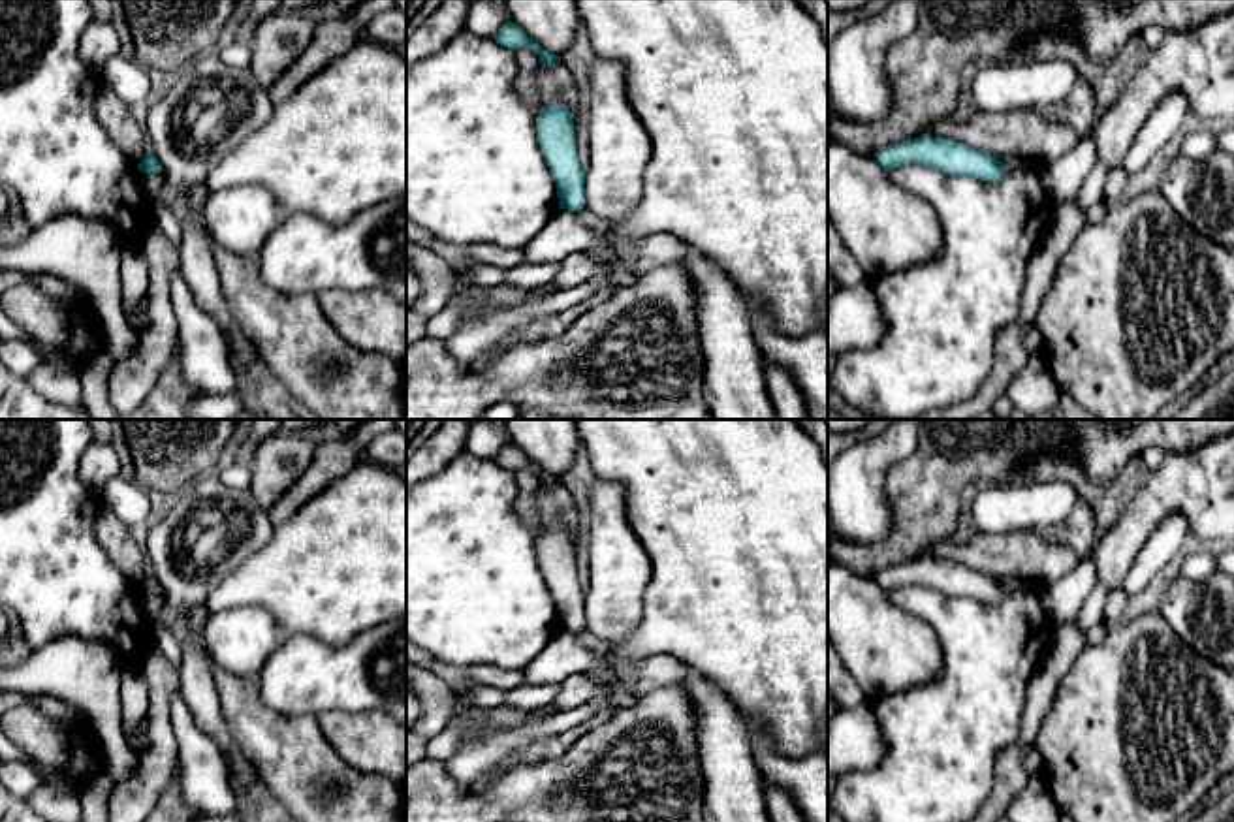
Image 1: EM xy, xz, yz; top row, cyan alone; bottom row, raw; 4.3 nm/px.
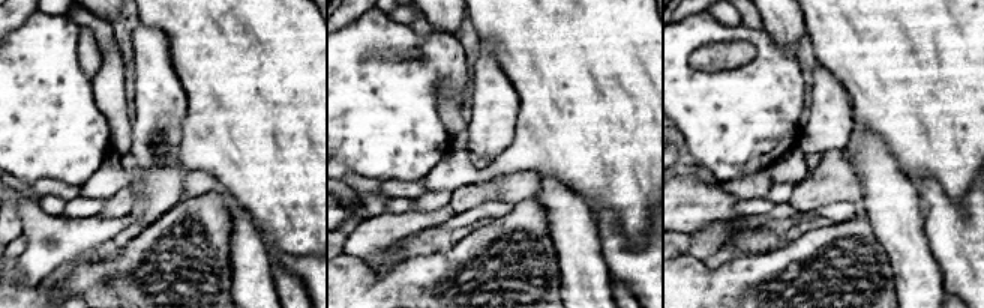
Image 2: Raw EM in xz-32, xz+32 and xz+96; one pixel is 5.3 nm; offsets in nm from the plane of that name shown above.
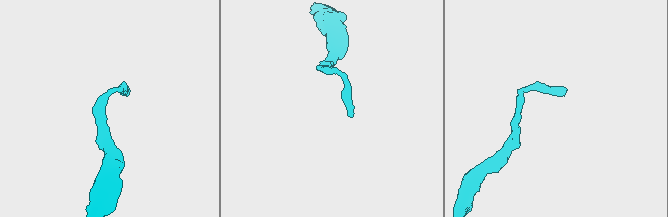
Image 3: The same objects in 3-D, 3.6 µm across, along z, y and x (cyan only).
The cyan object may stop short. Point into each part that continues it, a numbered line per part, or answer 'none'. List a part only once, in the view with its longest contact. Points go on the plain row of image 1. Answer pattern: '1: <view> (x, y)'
none

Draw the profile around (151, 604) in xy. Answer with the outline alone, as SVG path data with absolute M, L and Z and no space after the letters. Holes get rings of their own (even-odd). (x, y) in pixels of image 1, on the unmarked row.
M135 587L135 600L137 600L137 606L141 608L147 623L154 624L154 621L162 609L162 594L143 594Z

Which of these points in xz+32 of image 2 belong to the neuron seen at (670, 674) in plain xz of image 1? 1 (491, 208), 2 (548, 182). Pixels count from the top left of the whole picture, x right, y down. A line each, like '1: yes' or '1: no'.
1: no
2: no

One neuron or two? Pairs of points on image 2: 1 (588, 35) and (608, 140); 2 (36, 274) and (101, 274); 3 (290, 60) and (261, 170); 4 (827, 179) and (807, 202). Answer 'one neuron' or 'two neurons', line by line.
1: one neuron
2: two neurons
3: one neuron
4: one neuron

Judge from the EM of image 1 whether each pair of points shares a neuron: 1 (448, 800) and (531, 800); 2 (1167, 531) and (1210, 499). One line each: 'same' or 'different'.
1: same
2: different

